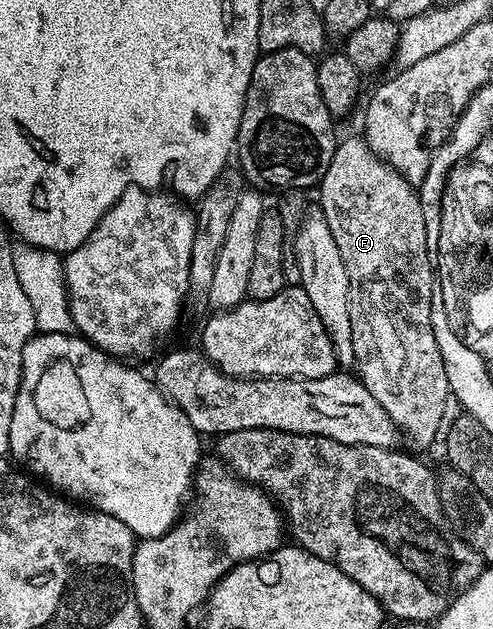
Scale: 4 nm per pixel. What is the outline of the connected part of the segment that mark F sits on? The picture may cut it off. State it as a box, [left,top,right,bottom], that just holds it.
[318,137,450,446]

